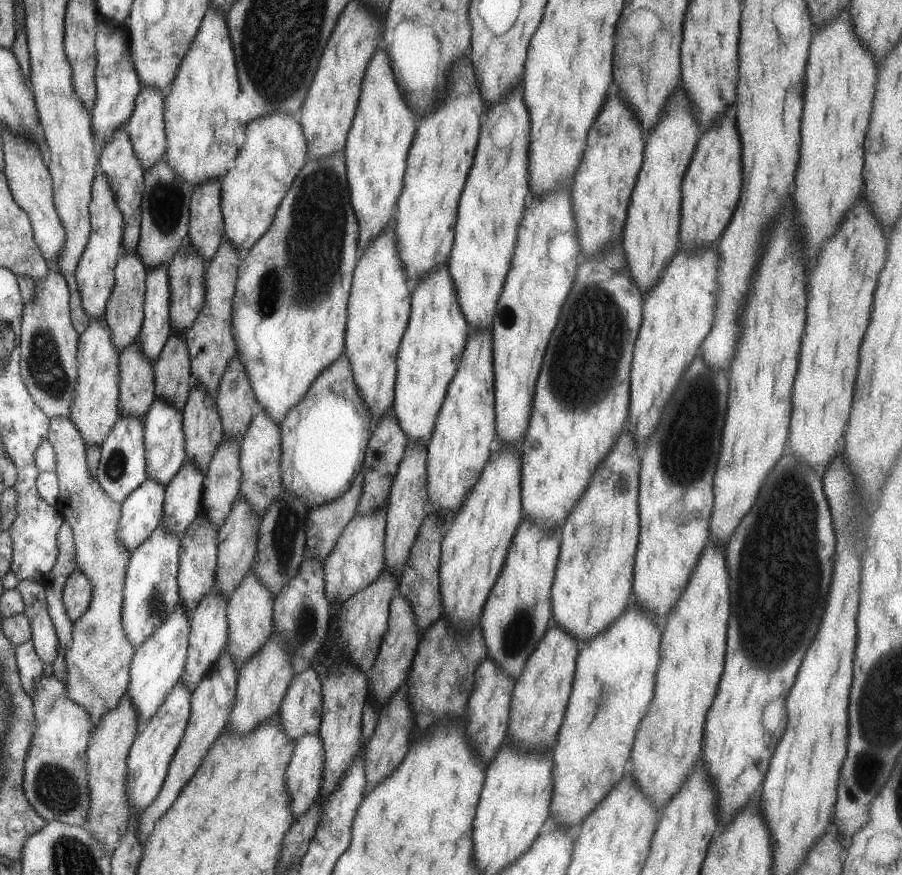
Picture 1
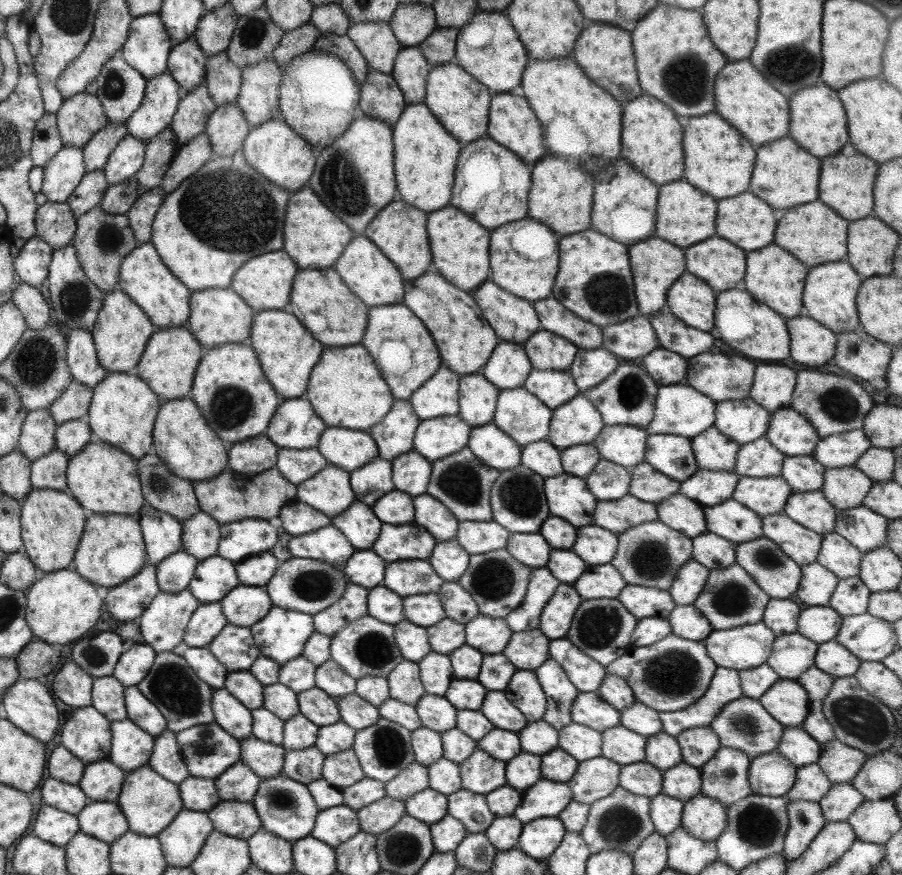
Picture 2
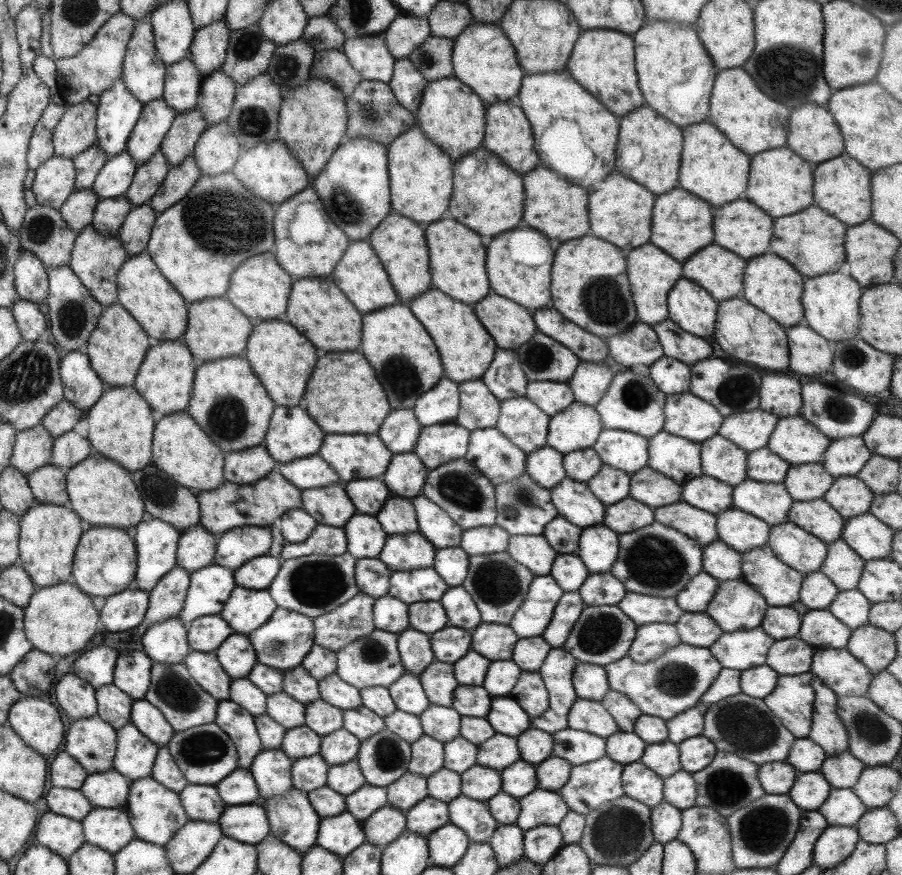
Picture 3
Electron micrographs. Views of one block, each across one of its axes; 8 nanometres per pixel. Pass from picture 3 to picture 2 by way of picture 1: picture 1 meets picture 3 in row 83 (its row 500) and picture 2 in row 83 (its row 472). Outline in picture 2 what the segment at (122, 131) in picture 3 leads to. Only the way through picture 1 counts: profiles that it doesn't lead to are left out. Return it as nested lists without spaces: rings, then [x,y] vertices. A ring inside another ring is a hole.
[[[115,53],[101,68],[95,78],[97,90],[94,97],[102,106],[102,114],[107,117],[108,123],[124,126],[127,119],[139,108],[143,100],[146,81],[143,76],[123,60],[121,53]]]

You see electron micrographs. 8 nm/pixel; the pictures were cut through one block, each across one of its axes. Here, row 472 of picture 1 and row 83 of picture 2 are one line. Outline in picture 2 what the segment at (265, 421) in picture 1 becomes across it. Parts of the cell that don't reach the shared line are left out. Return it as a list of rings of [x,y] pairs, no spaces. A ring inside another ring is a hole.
[[[272,59],[260,60],[241,71],[236,107],[250,128],[279,117],[278,88],[282,70]]]

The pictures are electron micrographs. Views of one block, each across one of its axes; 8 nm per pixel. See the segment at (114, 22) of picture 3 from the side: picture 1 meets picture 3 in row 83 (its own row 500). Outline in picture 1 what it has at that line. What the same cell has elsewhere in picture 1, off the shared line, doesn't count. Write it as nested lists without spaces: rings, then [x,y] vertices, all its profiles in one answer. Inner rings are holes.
[[[52,417],[48,420],[46,442],[56,459],[58,498],[55,508],[71,528],[76,569],[81,570],[93,586],[88,610],[72,623],[72,642],[67,646],[67,698],[79,704],[91,718],[93,726],[101,716],[115,709],[129,685],[133,646],[121,625],[123,586],[130,552],[117,539],[120,504],[103,492],[86,466],[86,445],[69,419]]]

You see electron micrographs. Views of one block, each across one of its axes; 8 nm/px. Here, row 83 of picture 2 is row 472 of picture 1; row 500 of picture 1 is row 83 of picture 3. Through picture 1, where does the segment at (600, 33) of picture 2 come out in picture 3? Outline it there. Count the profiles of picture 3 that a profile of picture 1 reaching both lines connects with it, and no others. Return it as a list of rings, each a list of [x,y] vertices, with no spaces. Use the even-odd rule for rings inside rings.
[[[602,29],[583,32],[577,38],[575,48],[571,50],[565,72],[618,118],[645,104],[638,87],[634,68],[634,45],[629,35]]]

